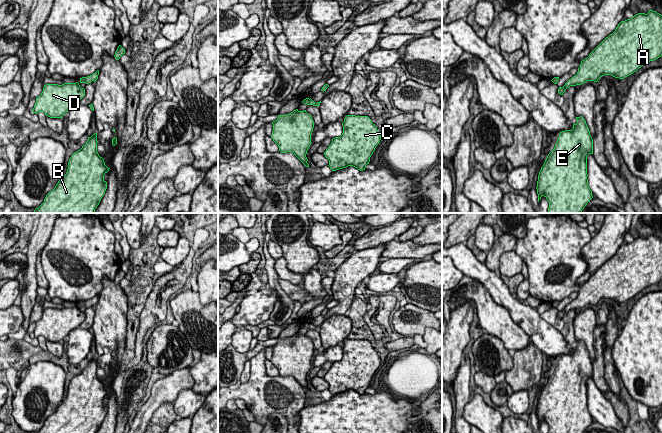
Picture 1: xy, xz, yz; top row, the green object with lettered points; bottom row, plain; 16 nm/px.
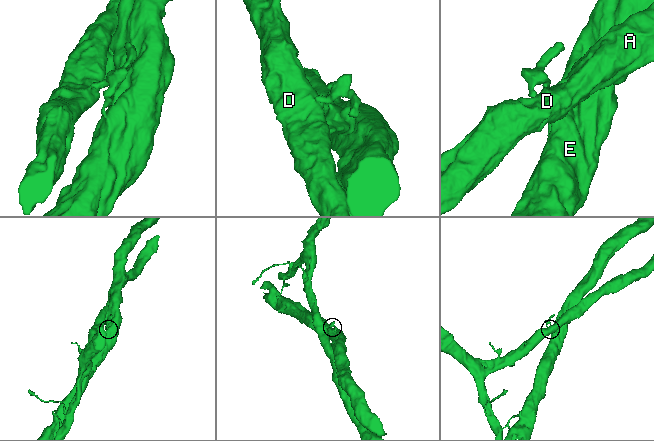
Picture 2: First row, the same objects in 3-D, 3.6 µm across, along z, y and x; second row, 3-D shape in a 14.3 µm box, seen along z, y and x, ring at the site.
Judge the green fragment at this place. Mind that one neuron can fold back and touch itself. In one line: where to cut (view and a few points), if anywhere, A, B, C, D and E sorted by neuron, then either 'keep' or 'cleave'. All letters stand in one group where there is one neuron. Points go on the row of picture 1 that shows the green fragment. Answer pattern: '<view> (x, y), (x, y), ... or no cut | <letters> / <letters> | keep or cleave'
xy (83, 78), (90, 82) | A D / B C E | cleave

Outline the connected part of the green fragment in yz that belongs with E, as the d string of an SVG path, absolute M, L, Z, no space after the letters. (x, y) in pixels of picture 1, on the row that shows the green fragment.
M582 116L576 119L572 130L560 132L538 175L538 202L542 196L548 200L548 213L581 213L593 198L587 179L587 156L593 154L593 139L585 119Z

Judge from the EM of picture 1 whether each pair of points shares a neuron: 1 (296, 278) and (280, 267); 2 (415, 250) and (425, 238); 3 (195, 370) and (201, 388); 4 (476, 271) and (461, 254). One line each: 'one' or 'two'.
1: one
2: two
3: one
4: one

